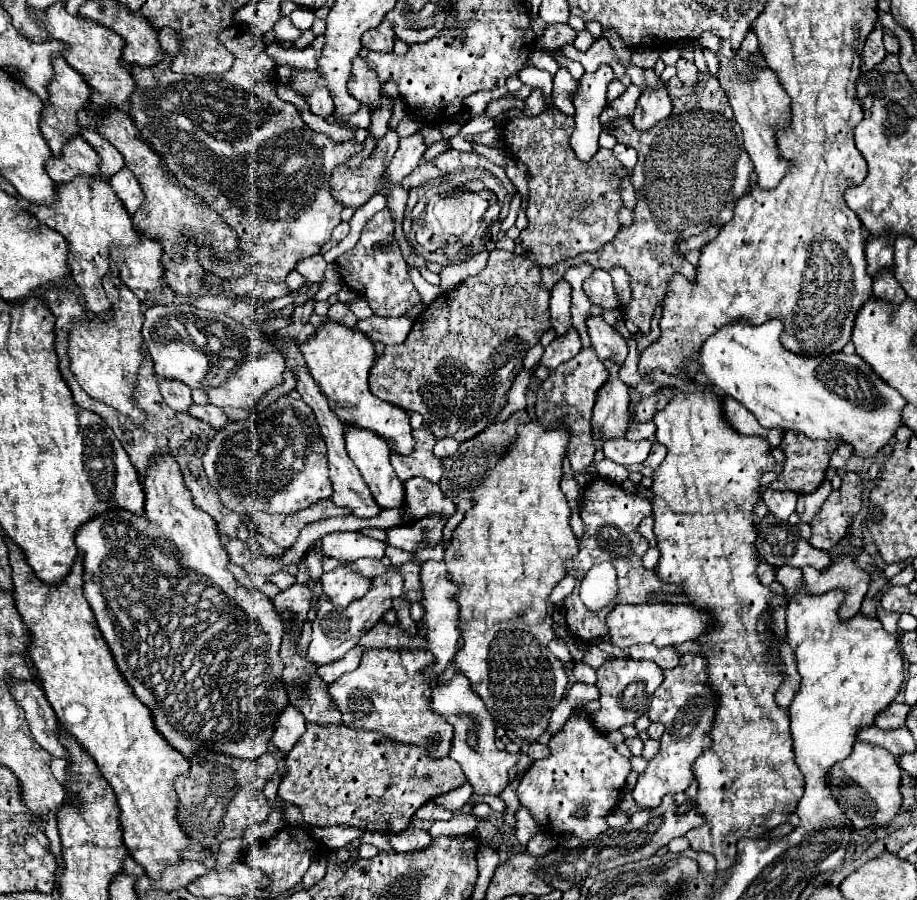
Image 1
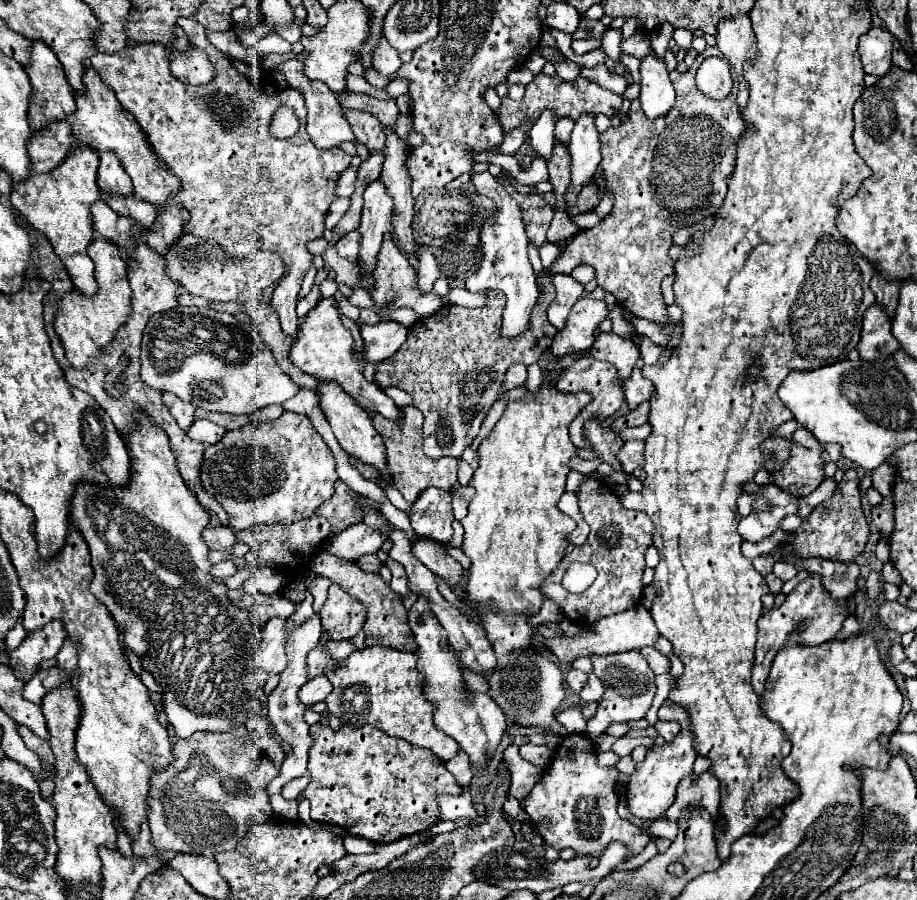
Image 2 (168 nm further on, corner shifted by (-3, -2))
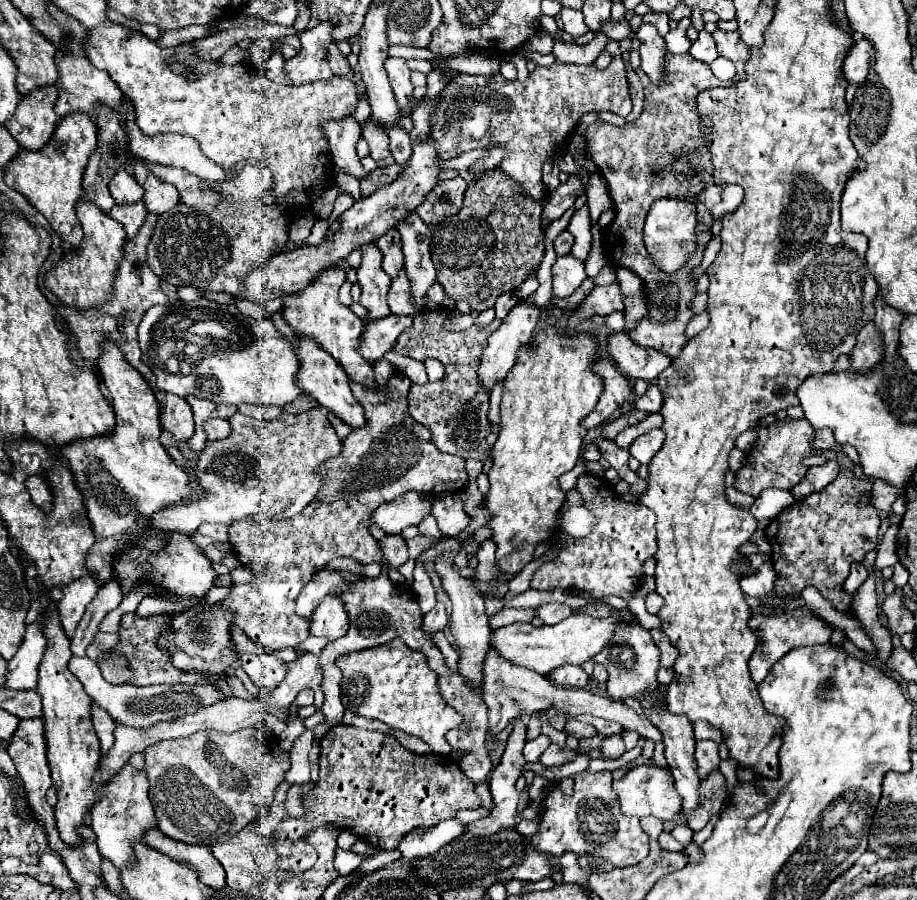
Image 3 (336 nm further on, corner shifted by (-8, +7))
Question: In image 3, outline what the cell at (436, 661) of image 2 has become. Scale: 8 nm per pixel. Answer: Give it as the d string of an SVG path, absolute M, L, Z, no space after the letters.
M442 606L442 608L434 608L428 614L424 614L422 630L424 630L426 638L432 638L436 632L442 632L446 624L448 624L448 616L446 616L446 610Z

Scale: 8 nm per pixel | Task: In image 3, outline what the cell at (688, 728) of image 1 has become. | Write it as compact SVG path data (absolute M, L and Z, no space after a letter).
M636 766L632 768L622 780L616 780L612 784L612 788L616 790L618 798L620 798L620 808L624 814L628 816L658 816L660 820L672 820L678 812L680 812L680 794L674 788L674 776L670 772L670 768L662 768L662 766Z

